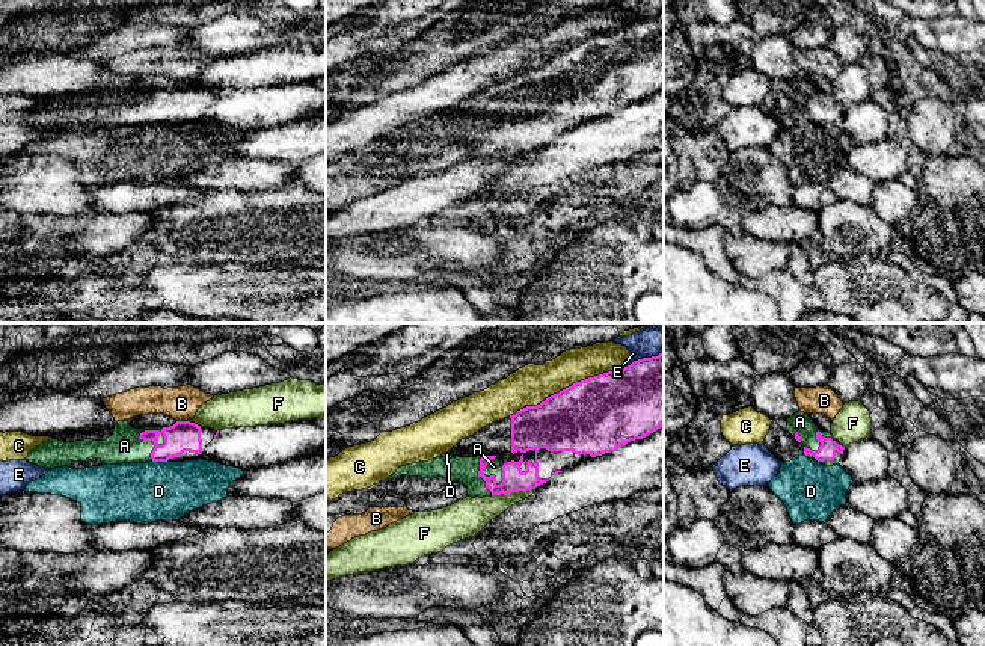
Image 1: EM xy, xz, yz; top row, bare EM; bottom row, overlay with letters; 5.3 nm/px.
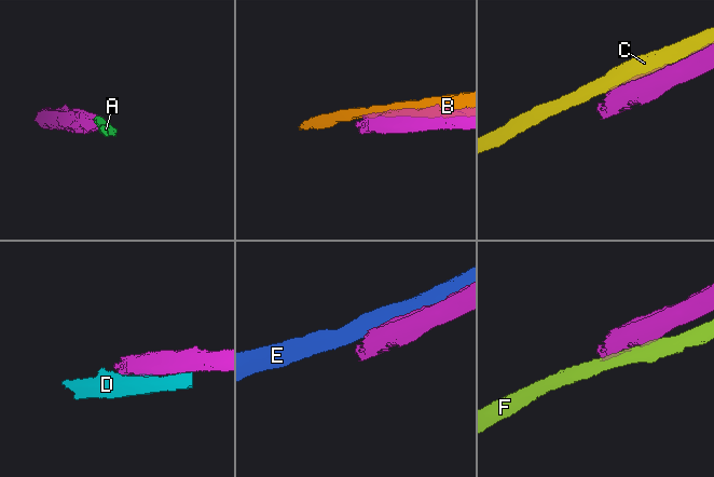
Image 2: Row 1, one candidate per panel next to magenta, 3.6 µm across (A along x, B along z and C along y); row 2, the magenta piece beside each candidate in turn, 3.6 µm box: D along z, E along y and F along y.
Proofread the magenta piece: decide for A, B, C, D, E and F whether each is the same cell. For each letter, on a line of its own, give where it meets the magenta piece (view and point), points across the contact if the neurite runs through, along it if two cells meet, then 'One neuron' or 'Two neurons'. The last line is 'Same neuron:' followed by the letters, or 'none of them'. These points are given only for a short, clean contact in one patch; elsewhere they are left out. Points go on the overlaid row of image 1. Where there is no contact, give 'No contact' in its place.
A: Touches magenta at xy (157, 444). Path across: xy (183, 436), (157, 444), (124, 446). One neuron
B: Touches magenta at xy (181, 421). Two neurons
C: Touches magenta at xz (581, 381). Two neurons
D: Touches magenta at xy (160, 461). Two neurons
E: Touches magenta at xz (640, 359). Two neurons
F: Touches magenta at xz (512, 491). Two neurons
Same neuron: A

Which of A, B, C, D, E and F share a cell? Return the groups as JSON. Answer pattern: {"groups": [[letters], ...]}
{"groups": [["A"], ["B"], ["C"], ["D"], ["E"], ["F"]]}

